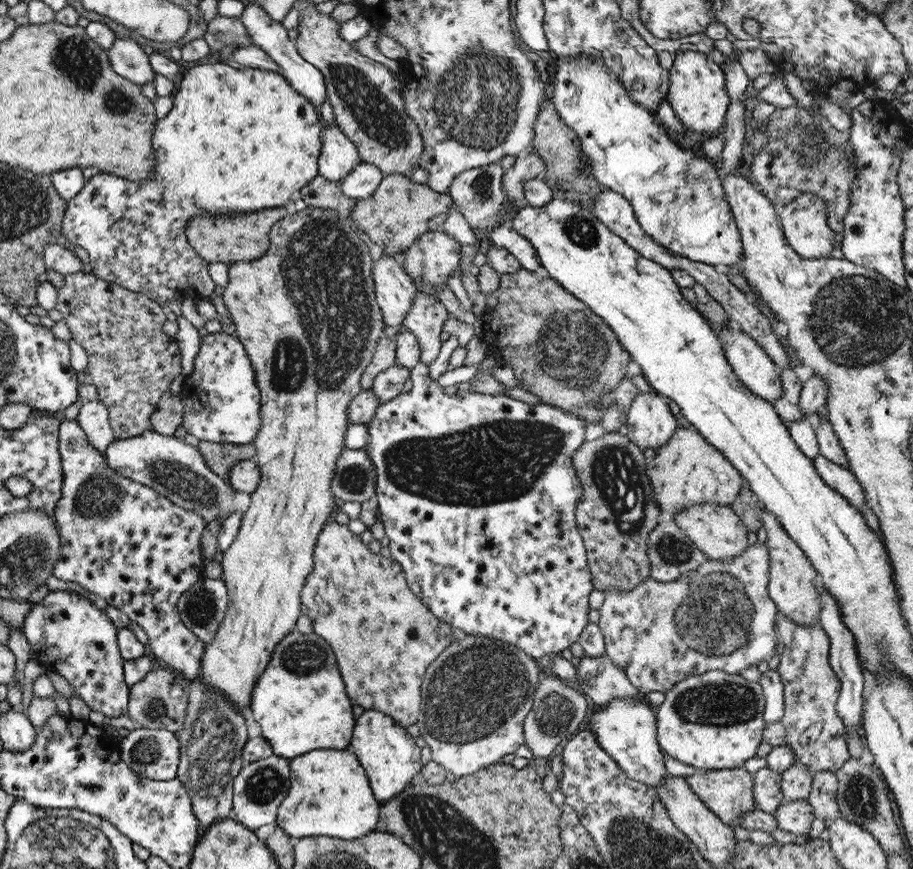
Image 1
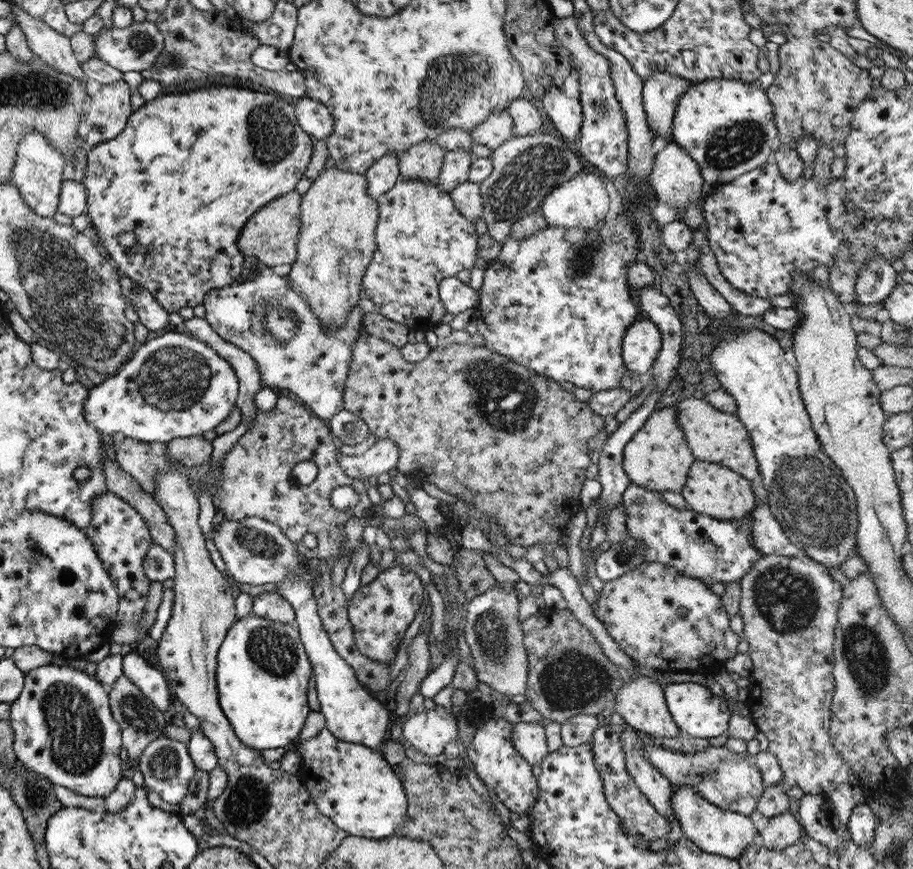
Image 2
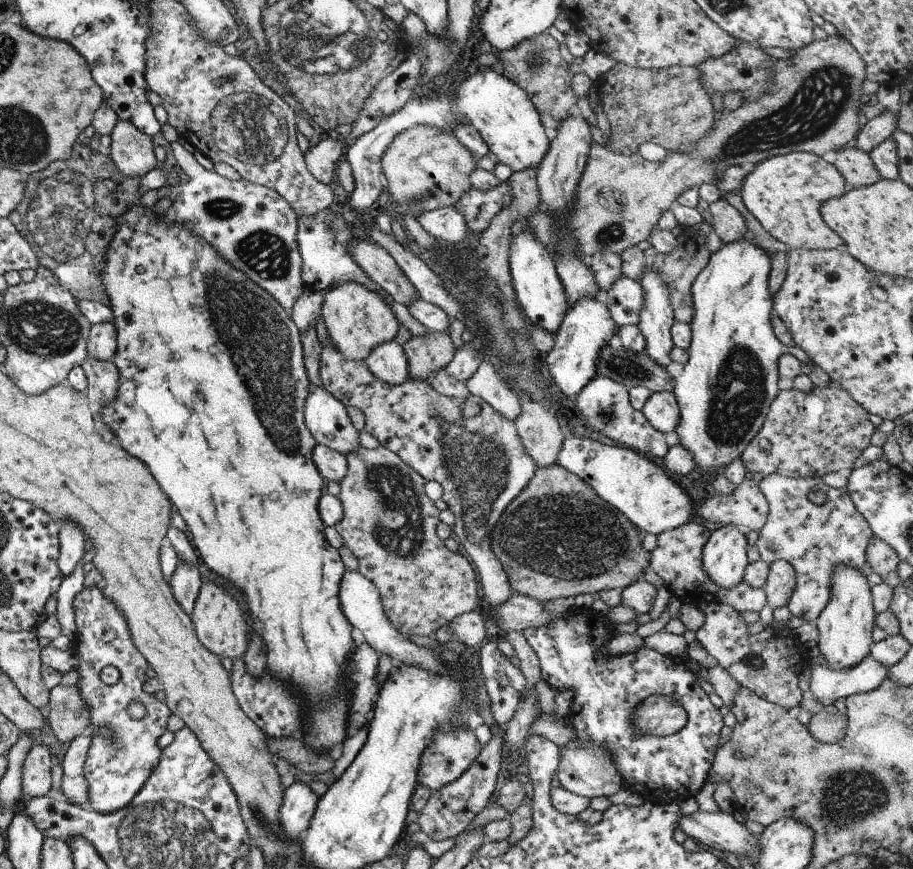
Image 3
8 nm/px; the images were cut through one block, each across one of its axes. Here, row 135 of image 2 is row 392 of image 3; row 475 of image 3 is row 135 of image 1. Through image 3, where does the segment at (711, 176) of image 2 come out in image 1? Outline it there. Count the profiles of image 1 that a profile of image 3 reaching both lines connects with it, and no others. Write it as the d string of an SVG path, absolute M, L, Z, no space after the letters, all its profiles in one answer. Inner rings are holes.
M681 50L676 52L668 70L668 88L665 96L677 120L685 129L699 132L703 137L713 136L724 128L724 116L729 104L725 93L723 71L710 56L702 52Z

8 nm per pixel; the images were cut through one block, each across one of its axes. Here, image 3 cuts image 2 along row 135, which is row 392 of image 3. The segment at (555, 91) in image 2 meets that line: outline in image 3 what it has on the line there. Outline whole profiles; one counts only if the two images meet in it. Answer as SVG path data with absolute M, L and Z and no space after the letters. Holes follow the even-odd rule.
M581 298L570 304L557 332L553 335L553 348L545 356L545 364L552 384L559 389L565 398L573 399L578 392L595 376L597 356L603 346L614 335L615 322L609 316L609 310L603 300L598 298Z

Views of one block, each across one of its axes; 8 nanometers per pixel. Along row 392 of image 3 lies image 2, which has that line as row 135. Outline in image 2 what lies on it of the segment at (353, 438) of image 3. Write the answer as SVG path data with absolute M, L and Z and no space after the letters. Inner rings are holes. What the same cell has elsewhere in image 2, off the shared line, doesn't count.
M301 96L292 102L297 124L305 134L312 139L324 140L332 133L333 117L326 106L306 96Z

